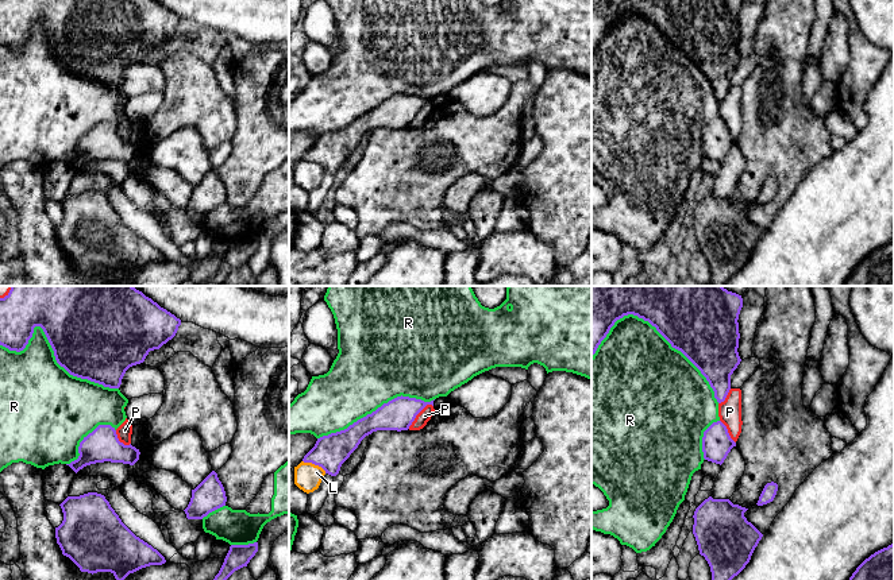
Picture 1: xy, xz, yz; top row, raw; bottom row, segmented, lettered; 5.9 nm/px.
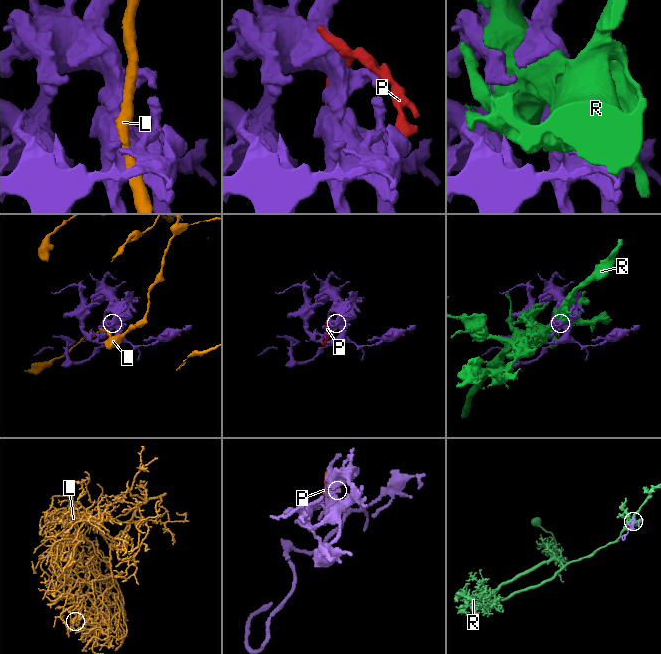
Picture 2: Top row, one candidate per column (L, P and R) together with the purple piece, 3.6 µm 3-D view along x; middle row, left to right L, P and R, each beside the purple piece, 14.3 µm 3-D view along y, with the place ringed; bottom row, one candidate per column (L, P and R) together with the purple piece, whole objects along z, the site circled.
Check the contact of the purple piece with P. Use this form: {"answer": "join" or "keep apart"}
{"answer": "keep apart"}

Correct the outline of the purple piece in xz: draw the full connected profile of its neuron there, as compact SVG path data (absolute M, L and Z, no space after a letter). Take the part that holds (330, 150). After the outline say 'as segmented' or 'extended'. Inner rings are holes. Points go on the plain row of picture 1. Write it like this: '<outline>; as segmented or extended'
M397 94L347 127L317 136L315 144L304 154L303 159L319 163L325 171L336 174L342 162L366 134L377 128L408 128L416 113L427 103L433 104L433 98L424 100L416 96Z; as segmented

